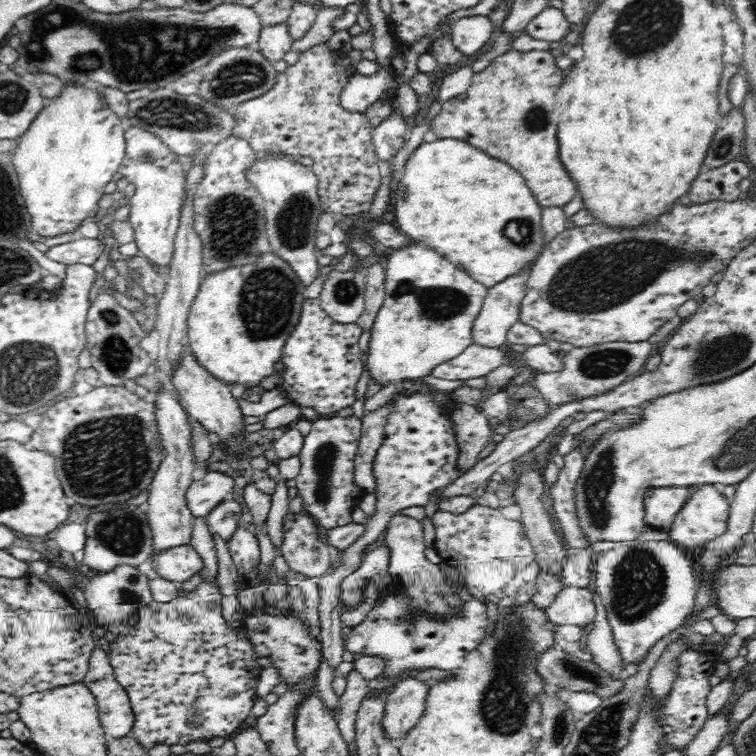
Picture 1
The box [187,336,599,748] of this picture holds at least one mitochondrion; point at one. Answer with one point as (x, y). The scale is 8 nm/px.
(506, 699)

